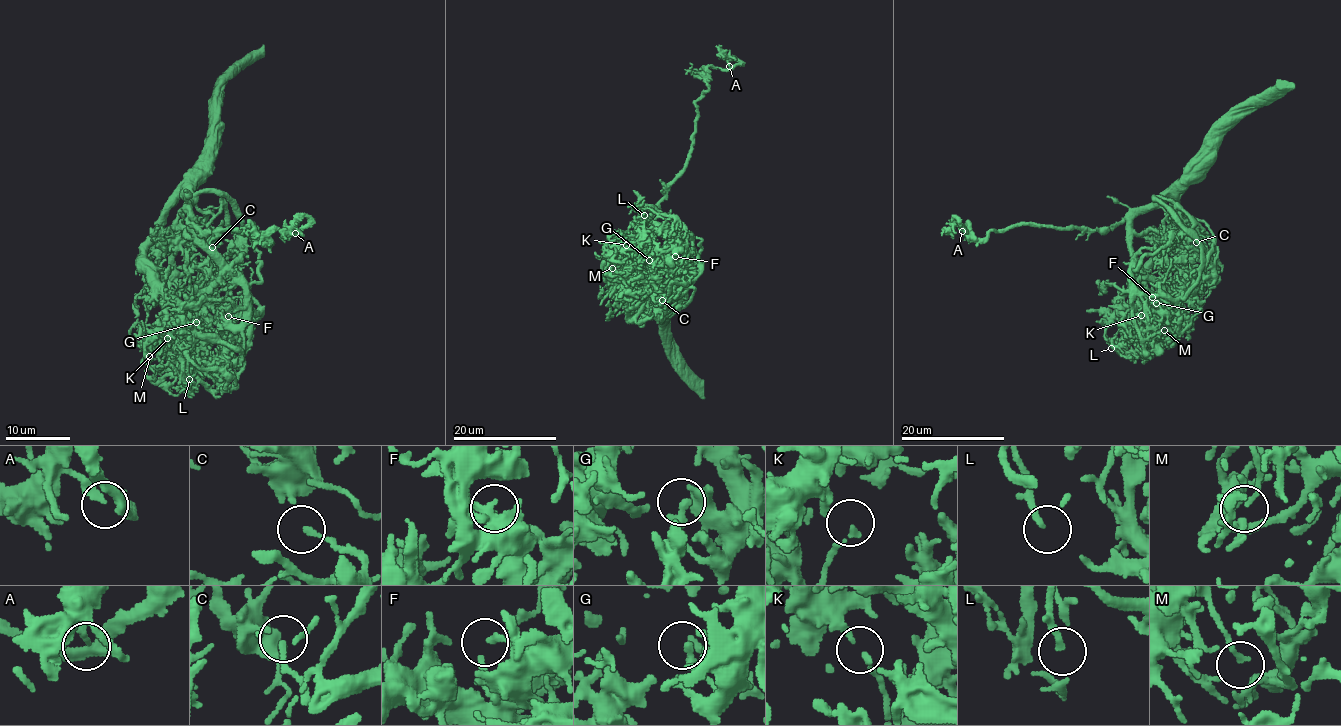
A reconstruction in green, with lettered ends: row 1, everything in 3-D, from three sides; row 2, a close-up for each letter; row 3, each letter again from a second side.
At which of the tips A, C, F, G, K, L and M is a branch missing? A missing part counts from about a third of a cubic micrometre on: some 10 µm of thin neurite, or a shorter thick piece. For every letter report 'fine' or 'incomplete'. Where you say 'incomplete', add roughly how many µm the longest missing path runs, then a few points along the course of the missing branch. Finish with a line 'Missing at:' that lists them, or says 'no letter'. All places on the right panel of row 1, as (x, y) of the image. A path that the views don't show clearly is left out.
A: fine
C: fine
F: fine
G: fine
K: fine
L: incomplete; missing 8 µm; course (1111, 348), (1125, 362)
M: fine
Missing at: L

